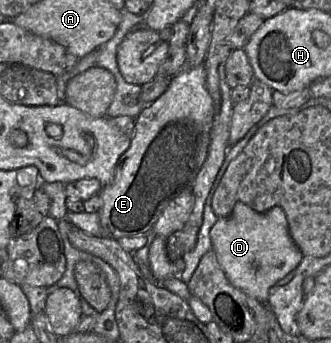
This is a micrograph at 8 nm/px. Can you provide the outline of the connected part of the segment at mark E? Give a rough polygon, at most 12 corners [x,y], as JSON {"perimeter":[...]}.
{"perimeter":[[204,63],[136,118],[98,211],[145,235],[194,181],[214,115]]}

